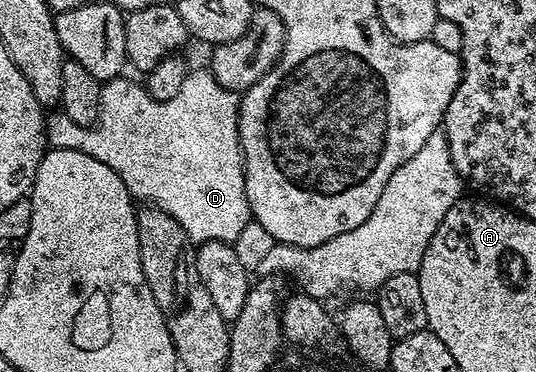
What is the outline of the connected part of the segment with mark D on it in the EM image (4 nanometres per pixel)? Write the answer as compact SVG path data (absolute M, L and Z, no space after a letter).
M194 69L188 72L182 80L181 87L177 89L176 94L164 101L156 101L147 94L143 85L128 86L127 77L107 79L100 88L100 117L96 119L94 125L89 128L74 124L74 120L70 120L70 116L66 116L62 112L49 113L46 118L46 142L49 147L59 148L61 150L81 150L86 156L96 158L102 164L106 164L114 172L118 172L118 176L126 184L129 194L136 200L147 200L149 203L155 204L161 210L165 210L170 217L180 226L185 235L189 239L196 238L197 241L207 241L209 238L218 238L228 240L236 234L238 229L244 223L249 221L250 211L248 208L248 199L242 196L242 159L239 153L234 150L234 98L232 102L233 91L229 87L221 86L216 80L215 73L204 70Z

